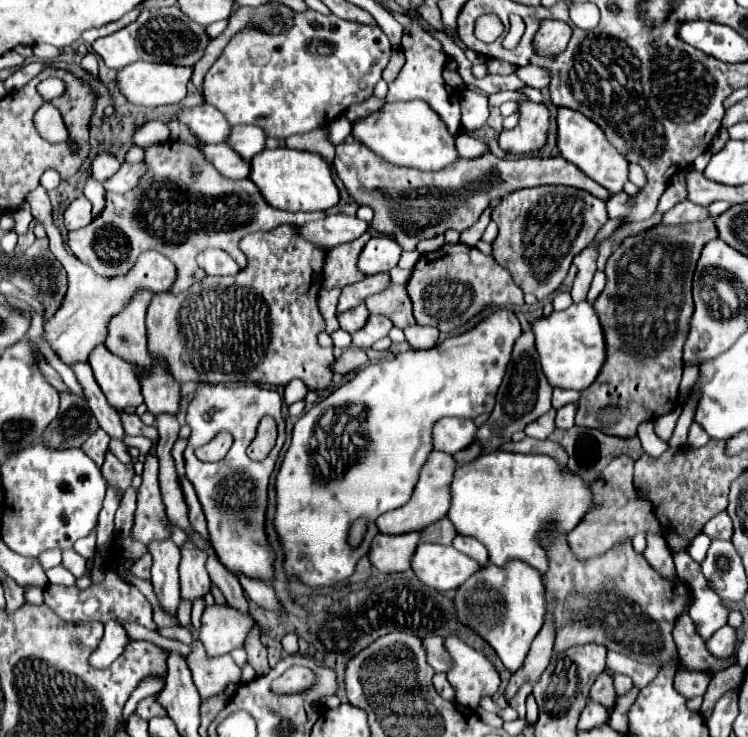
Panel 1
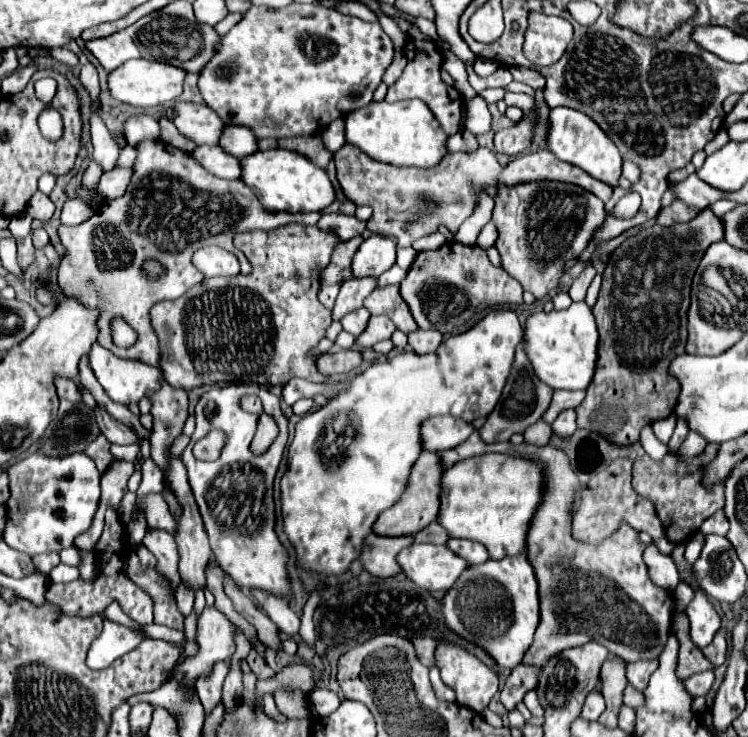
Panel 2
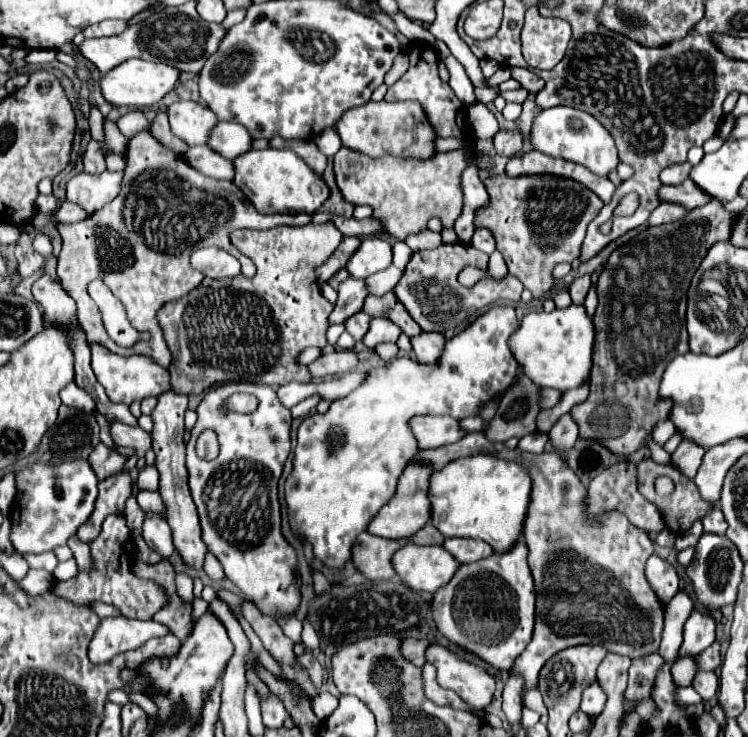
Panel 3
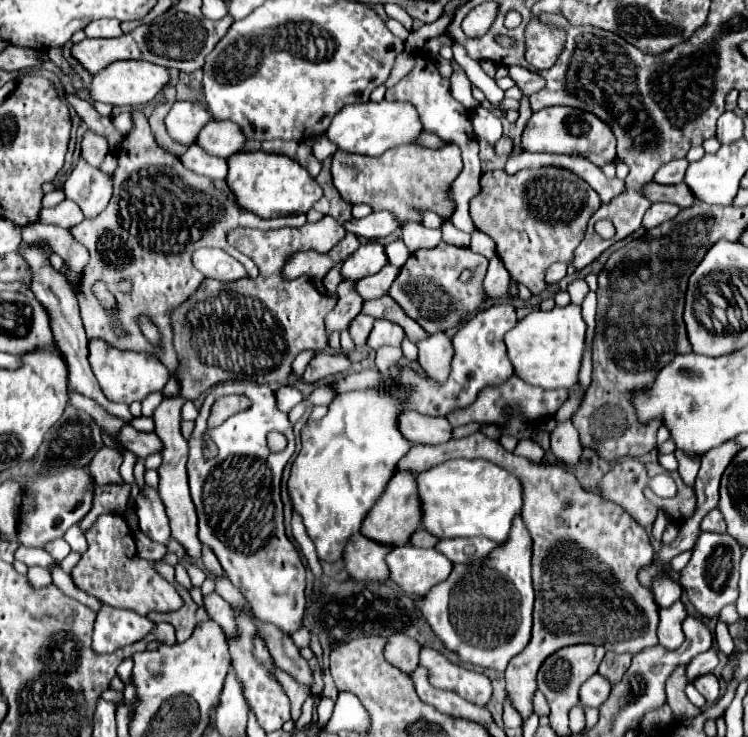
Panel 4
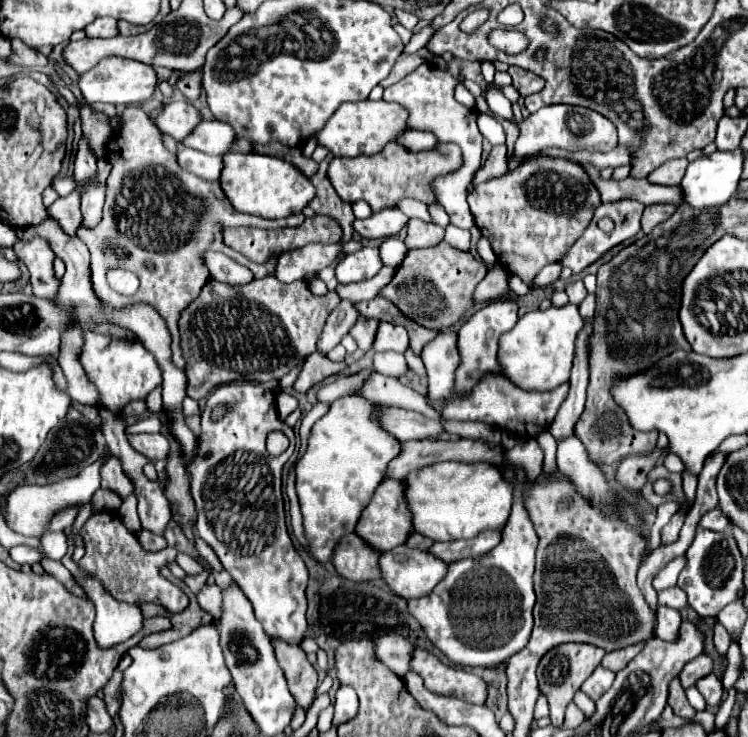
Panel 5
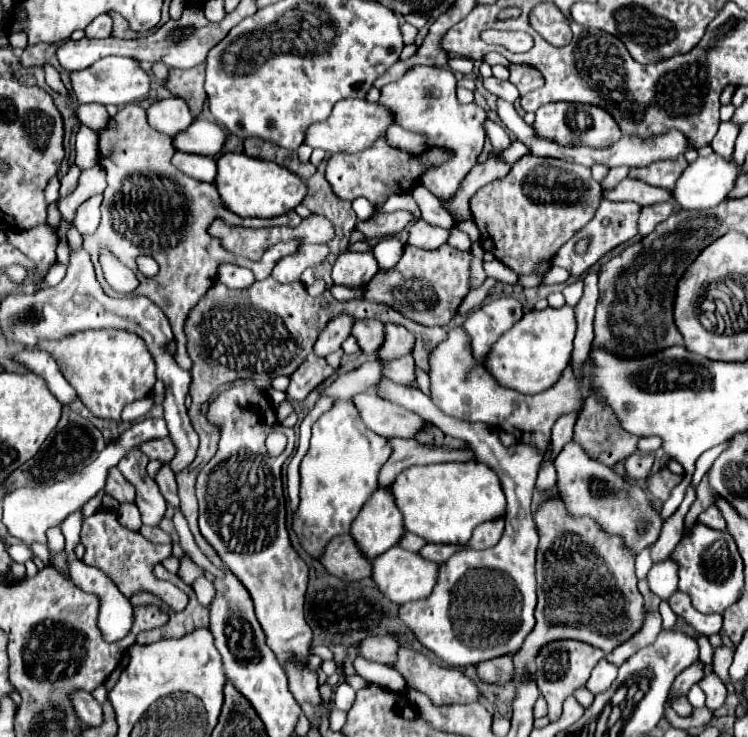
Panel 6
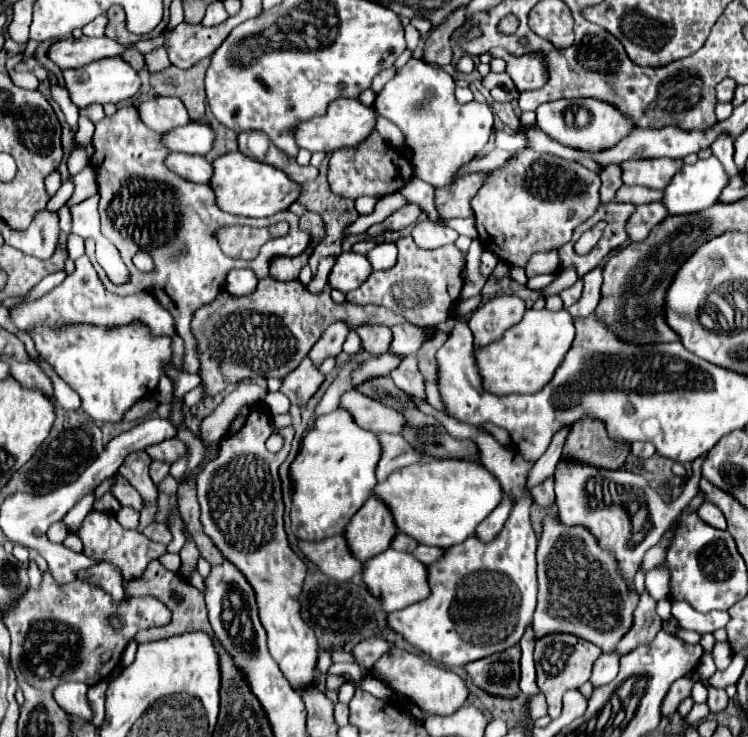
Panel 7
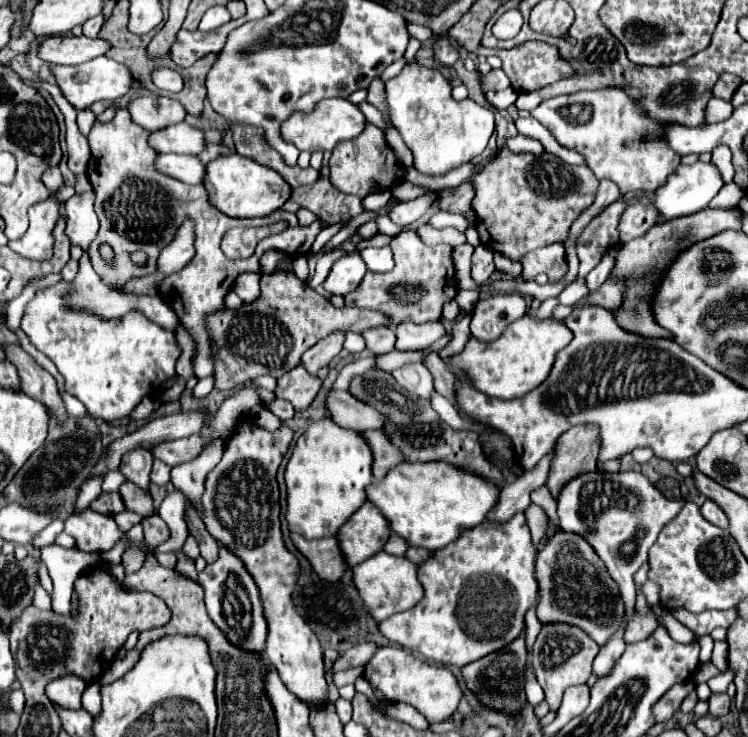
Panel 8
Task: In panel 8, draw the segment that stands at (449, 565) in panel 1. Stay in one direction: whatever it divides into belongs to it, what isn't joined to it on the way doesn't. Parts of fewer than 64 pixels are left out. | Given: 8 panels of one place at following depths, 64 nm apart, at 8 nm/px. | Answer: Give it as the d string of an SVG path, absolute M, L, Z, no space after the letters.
M378 552L376 556L368 558L366 562L354 566L354 584L360 592L360 598L364 600L366 610L382 622L384 618L408 610L424 596L424 586L418 580L418 564L410 562L408 558L392 556L388 552Z

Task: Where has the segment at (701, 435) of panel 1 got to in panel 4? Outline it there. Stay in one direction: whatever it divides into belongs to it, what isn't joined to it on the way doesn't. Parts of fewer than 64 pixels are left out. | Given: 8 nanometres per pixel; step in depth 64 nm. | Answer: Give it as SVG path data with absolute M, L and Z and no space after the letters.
M676 450L674 452L676 460L678 460L678 474L682 476L682 480L692 486L694 484L694 478L698 474L698 468L700 468L700 458L690 458L686 452L682 450Z

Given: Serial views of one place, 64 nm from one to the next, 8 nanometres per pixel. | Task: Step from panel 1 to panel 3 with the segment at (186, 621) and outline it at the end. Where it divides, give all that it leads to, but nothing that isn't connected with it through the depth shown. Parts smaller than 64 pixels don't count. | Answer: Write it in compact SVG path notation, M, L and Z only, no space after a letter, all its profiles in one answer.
M186 573L177 574L175 577L175 584L177 588L177 594L185 602L192 603L194 600L193 593L193 578Z

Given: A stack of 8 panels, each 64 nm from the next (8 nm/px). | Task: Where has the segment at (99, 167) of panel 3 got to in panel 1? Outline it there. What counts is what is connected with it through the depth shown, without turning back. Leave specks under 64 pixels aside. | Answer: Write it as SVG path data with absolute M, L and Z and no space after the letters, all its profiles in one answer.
M90 176L88 182L86 182L86 186L84 186L84 196L86 196L86 198L92 202L92 206L94 206L94 208L92 208L92 218L96 218L96 216L102 212L102 208L104 208L104 194L106 194L104 186Z

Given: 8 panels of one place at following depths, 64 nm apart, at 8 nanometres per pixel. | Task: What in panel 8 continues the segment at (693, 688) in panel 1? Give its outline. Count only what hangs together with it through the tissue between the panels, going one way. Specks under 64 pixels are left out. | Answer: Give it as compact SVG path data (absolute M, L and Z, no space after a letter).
M726 692L724 694L712 694L708 704L710 704L710 714L716 716L716 718L730 712L730 698L728 698Z

